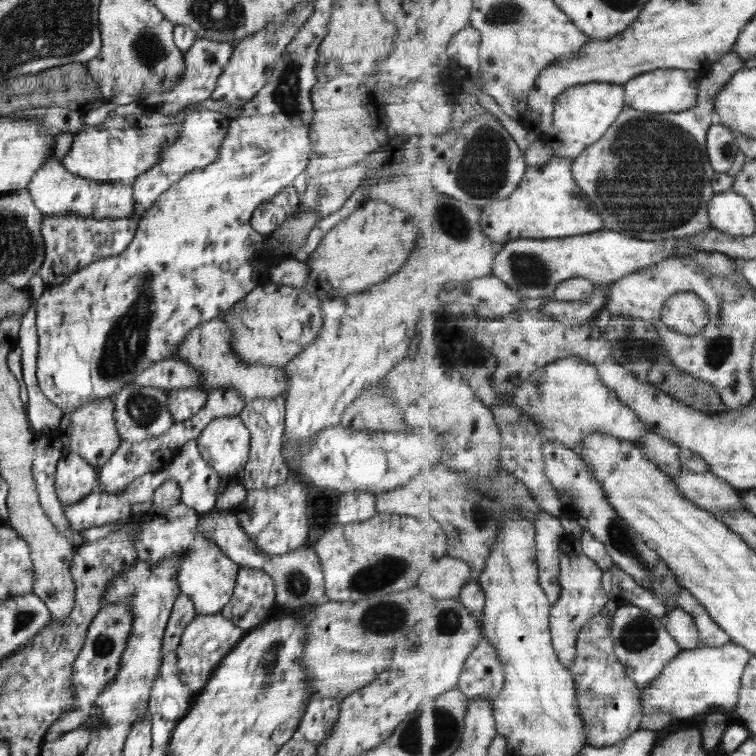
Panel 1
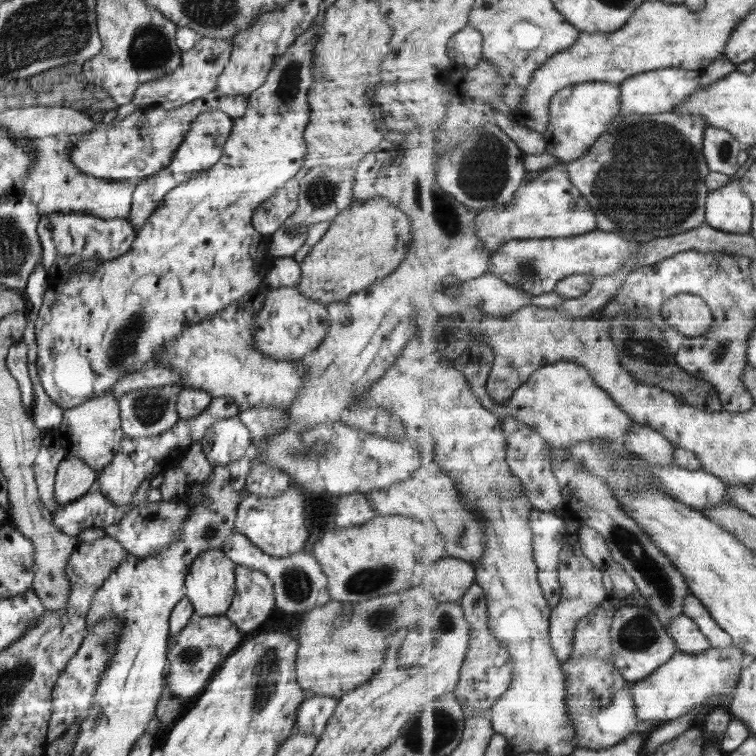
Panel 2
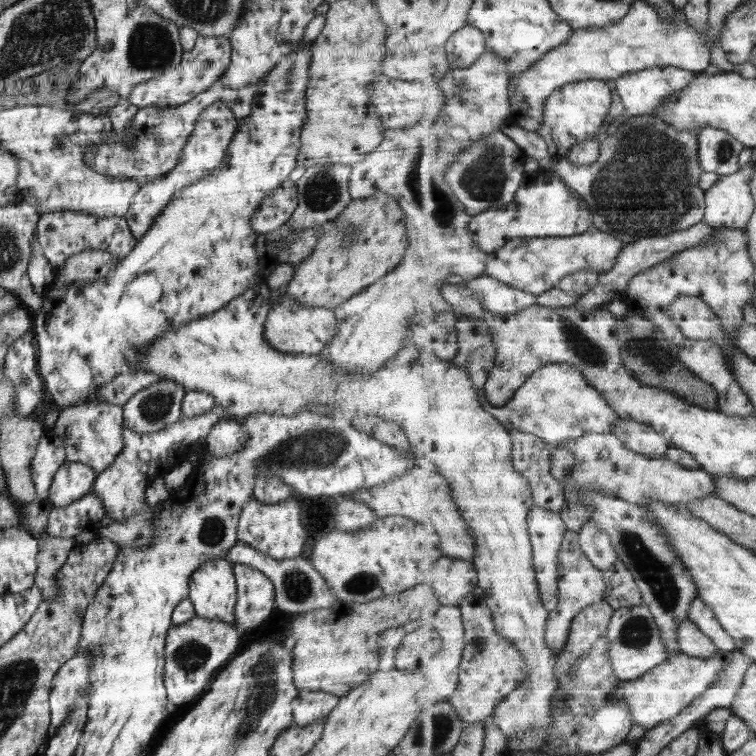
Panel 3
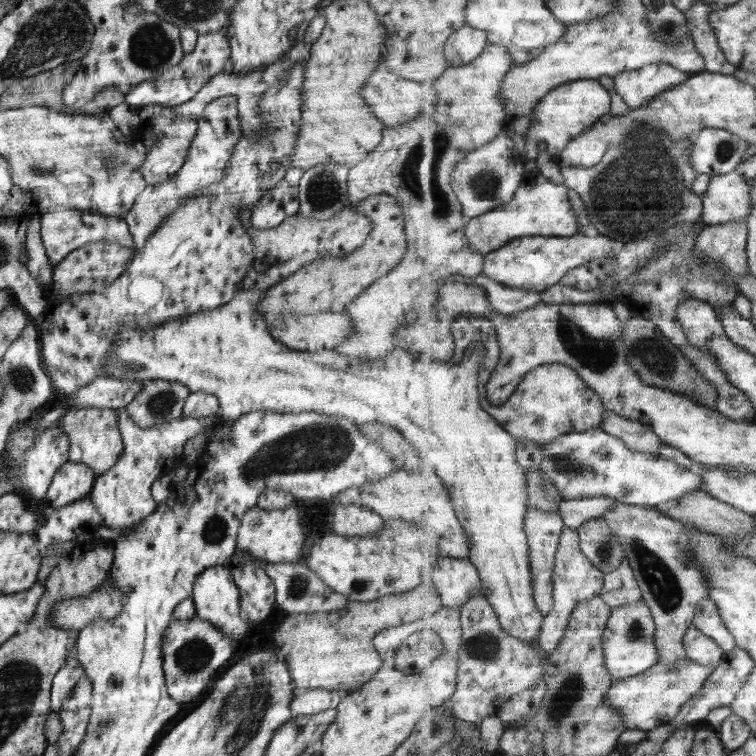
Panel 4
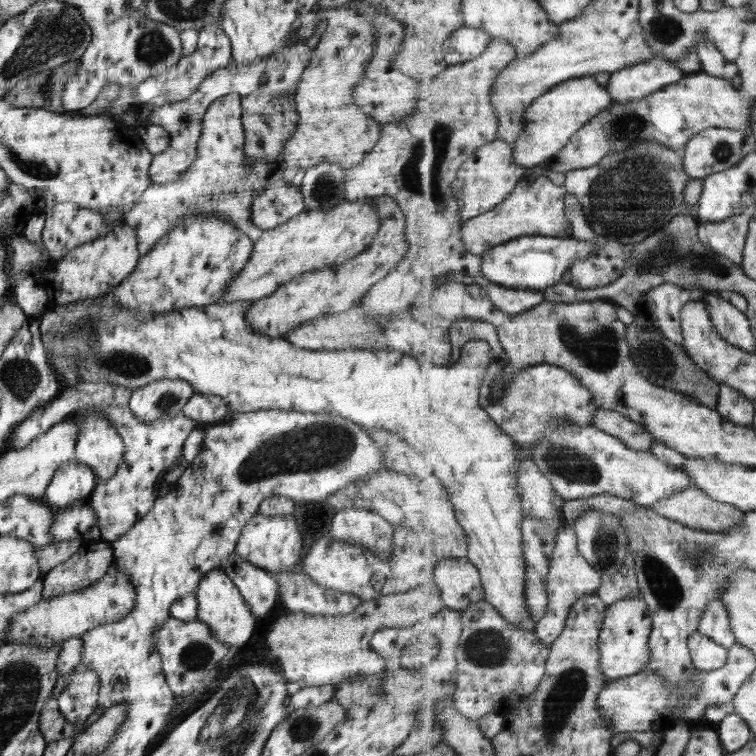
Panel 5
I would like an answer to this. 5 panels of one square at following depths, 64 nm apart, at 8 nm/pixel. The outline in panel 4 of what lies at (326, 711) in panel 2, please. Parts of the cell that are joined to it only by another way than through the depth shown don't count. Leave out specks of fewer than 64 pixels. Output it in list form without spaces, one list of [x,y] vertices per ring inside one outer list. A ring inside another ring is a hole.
[[[321,688],[299,691],[292,698],[292,717],[312,715],[322,710],[336,708],[342,695],[339,691]]]

